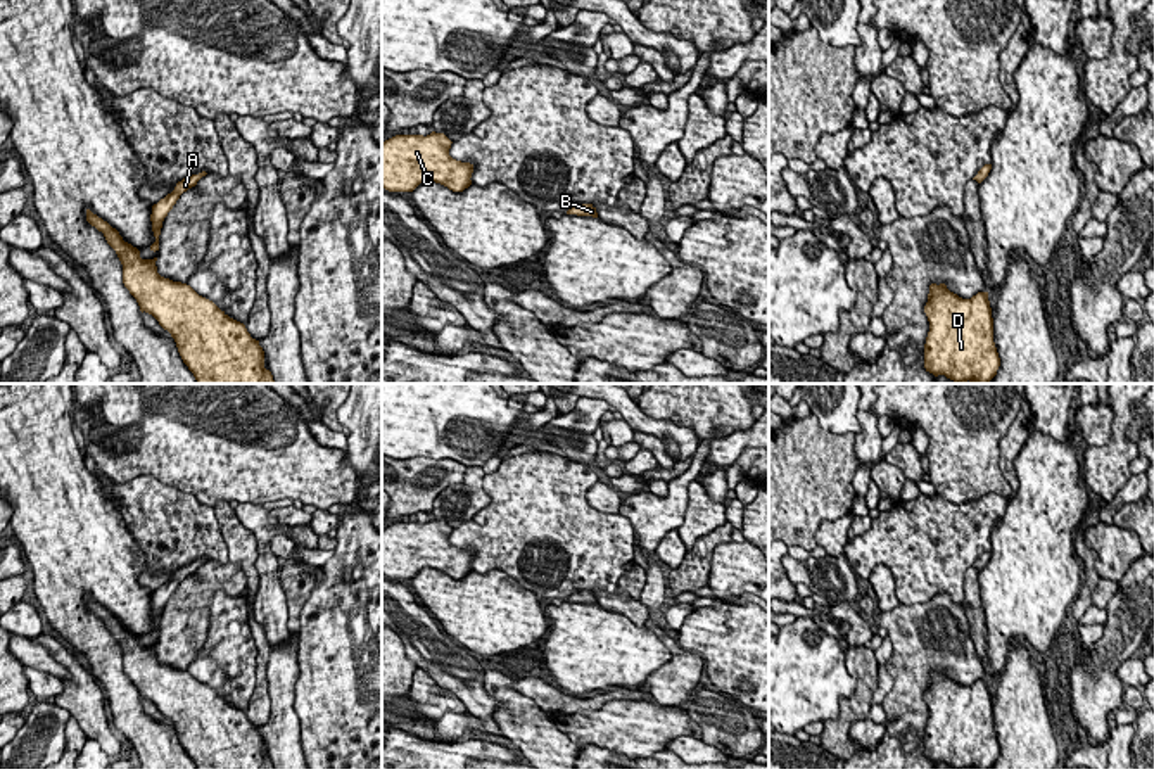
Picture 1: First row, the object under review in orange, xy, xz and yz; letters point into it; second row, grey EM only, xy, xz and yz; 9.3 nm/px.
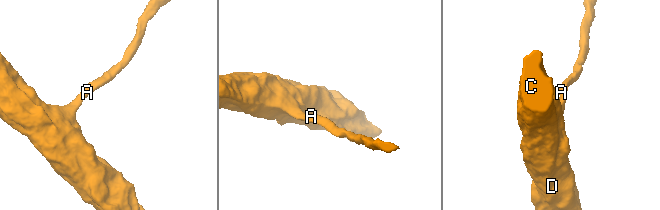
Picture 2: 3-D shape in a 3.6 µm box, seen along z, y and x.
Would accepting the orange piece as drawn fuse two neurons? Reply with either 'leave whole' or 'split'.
leave whole

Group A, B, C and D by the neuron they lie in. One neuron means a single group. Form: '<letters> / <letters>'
A B C D

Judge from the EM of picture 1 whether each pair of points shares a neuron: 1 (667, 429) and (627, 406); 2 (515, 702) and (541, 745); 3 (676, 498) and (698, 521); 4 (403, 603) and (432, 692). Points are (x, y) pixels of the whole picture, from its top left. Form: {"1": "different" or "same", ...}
{"1": "same", "2": "same", "3": "different", "4": "different"}

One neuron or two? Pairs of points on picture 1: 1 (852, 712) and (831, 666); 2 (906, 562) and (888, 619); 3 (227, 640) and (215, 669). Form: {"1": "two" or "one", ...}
{"1": "two", "2": "two", "3": "one"}

